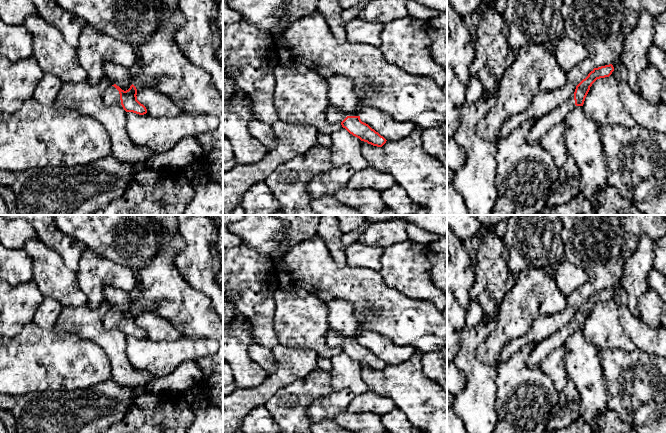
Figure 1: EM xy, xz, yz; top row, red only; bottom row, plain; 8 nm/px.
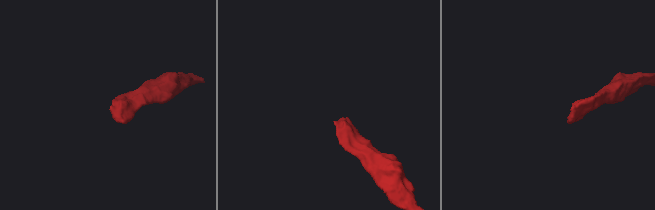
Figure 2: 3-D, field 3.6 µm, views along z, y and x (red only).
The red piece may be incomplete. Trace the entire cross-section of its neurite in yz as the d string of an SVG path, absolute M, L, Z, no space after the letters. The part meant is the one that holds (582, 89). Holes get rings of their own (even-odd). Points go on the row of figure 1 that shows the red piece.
M612 64L594 68L575 89L574 94L558 107L536 120L527 134L526 140L530 145L539 143L542 137L555 125L564 121L565 117L576 107L583 106L592 84L600 78L609 77L614 71Z

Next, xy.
M116 84L111 85L105 92L104 103L106 105L122 106L126 112L133 112L139 115L147 113L146 107L137 100L137 89L132 84L126 91Z

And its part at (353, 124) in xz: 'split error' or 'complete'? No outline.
split error

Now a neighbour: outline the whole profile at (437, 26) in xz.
M441 12L430 18L427 23L431 38L431 55L447 72L447 13Z

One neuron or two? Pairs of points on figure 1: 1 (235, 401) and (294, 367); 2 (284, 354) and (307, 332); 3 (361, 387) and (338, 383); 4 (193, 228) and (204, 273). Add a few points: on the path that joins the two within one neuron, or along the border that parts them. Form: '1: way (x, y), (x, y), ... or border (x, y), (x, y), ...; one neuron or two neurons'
1: way (250, 398), (260, 394), (279, 378); one neuron
2: border (279, 343), (287, 347), (308, 348), (313, 351); two neurons
3: way (355, 383), (344, 383); one neuron
4: way (197, 239), (197, 262); one neuron

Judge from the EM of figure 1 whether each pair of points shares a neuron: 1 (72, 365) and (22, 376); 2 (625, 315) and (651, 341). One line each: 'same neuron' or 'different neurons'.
1: same neuron
2: same neuron

